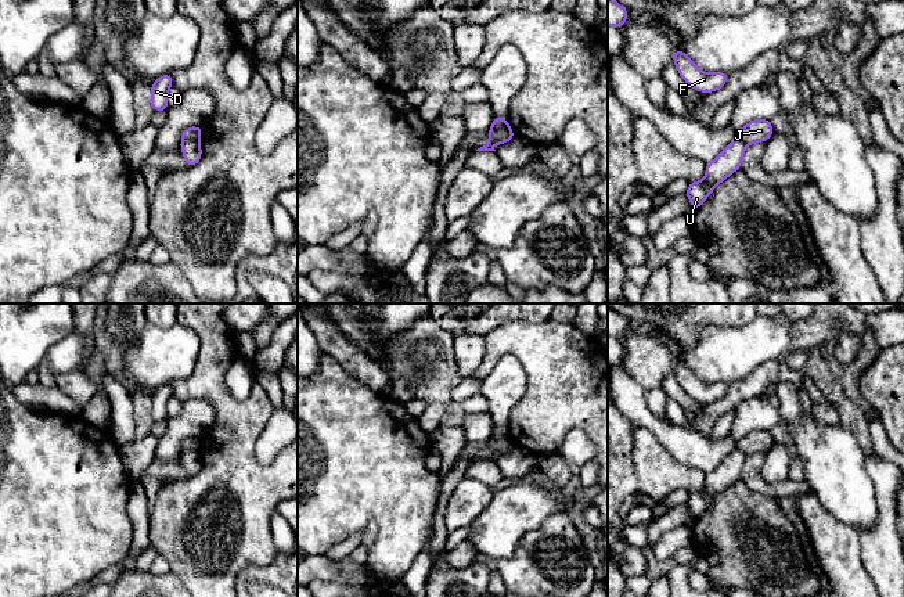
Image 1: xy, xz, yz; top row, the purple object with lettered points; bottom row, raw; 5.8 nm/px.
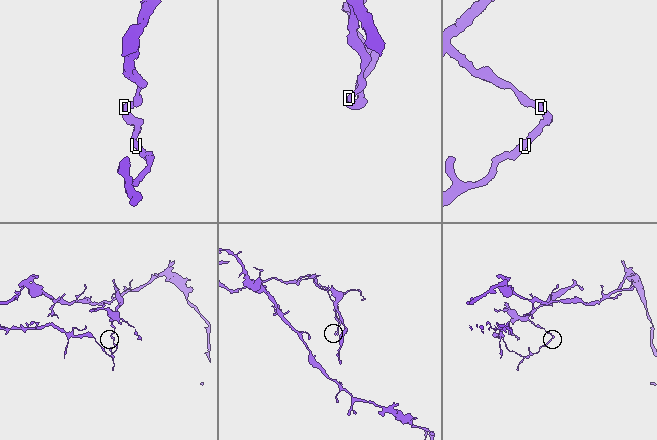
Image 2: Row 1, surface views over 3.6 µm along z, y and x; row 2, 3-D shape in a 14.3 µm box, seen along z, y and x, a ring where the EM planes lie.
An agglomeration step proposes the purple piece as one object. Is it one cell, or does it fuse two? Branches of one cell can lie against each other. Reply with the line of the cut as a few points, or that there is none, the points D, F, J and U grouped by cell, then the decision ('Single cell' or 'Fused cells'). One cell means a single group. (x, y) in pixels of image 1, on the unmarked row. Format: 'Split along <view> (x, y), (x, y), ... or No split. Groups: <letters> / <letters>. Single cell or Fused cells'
Split along xy (182, 450), (198, 452). Groups: D F J / U. Fused cells

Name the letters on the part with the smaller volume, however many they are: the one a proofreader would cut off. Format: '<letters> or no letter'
D, F, J

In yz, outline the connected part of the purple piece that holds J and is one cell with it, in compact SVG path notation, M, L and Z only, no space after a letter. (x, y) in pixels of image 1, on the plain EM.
M753 429L736 442L736 449L746 456L767 452L774 443L774 438L767 429Z

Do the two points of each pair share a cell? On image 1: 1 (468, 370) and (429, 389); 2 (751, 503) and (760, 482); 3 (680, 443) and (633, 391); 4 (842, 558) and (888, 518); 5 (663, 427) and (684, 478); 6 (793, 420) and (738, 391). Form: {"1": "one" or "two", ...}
{"1": "two", "2": "two", "3": "one", "4": "two", "5": "two", "6": "two"}

